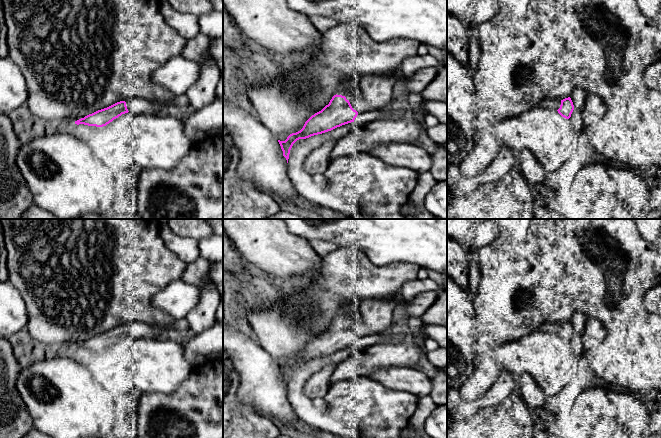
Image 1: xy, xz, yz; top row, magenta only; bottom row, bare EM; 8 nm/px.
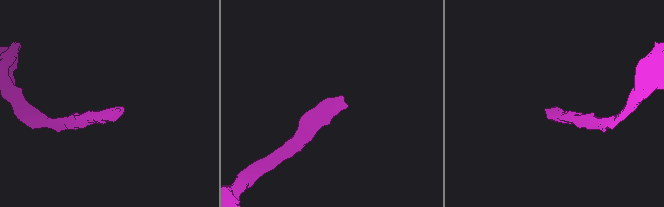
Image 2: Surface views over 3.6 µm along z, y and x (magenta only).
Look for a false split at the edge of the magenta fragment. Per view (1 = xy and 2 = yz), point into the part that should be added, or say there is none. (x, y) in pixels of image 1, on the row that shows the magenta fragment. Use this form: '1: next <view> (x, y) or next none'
1: next xy (134, 105)
2: next yz (545, 102)

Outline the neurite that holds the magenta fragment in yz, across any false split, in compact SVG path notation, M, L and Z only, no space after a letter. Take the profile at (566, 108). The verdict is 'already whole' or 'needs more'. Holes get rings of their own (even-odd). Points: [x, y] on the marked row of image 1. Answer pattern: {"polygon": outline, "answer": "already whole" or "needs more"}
{"polygon": "M543 97L538 103L538 106L557 110L558 113L566 119L571 117L574 110L574 105L570 97L563 100Z", "answer": "needs more"}

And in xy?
{"polygon": "M134 97L126 101L117 102L107 108L98 110L92 114L85 116L75 124L84 124L88 126L103 127L112 122L125 113L143 113L143 114L158 114L163 109L162 104L146 100L144 98Z", "answer": "needs more"}

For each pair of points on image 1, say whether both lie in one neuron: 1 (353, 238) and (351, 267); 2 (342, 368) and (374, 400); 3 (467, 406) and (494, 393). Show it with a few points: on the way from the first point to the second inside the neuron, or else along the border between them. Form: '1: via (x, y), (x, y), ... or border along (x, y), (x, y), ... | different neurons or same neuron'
1: border along (338, 247), (357, 247), (370, 261) | different neurons
2: border along (366, 375), (359, 374), (333, 381), (330, 384) | different neurons
3: via (474, 405), (487, 399) | same neuron

